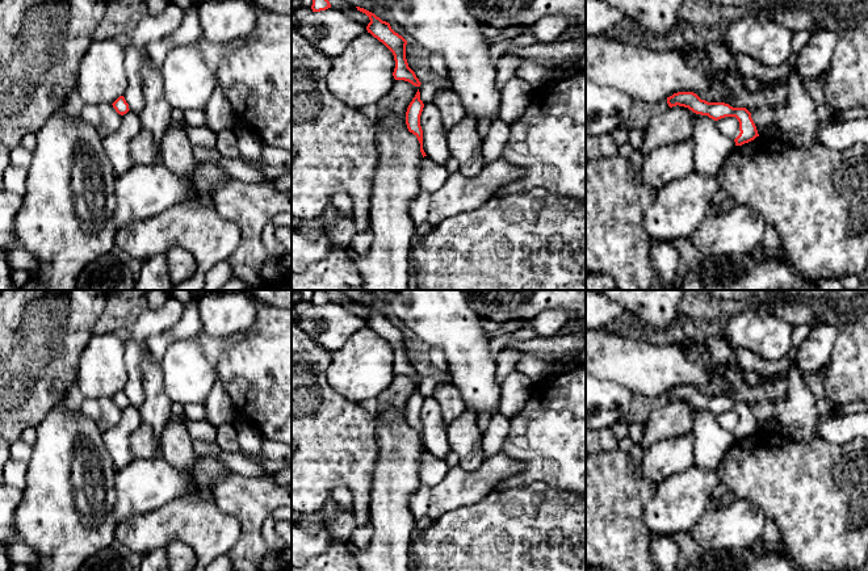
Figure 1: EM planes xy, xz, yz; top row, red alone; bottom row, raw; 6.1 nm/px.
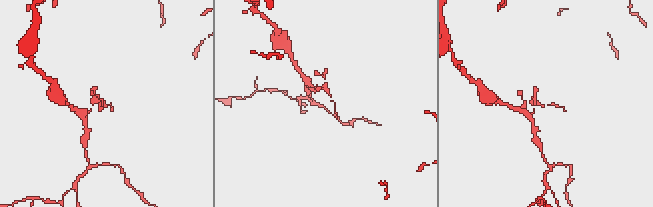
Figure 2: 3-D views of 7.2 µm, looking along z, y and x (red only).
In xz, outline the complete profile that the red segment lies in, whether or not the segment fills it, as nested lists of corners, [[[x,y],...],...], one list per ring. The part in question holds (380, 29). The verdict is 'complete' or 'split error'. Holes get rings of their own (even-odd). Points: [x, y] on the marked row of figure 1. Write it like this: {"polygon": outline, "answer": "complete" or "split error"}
{"polygon": [[[360,7],[356,8],[357,11],[365,13],[370,20],[370,22],[366,26],[368,33],[370,33],[380,42],[382,42],[393,53],[395,60],[395,68],[393,72],[394,79],[404,80],[415,87],[420,87],[422,83],[416,77],[415,72],[408,67],[406,59],[407,41],[402,35],[395,33],[389,22],[382,21],[374,13],[364,8]]], "answer": "complete"}

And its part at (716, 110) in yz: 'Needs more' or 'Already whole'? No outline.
Already whole

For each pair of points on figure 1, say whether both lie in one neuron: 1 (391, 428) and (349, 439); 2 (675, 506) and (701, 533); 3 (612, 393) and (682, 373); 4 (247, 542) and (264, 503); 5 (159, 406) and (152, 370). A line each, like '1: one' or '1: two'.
1: two
2: two
3: two
4: one
5: one

